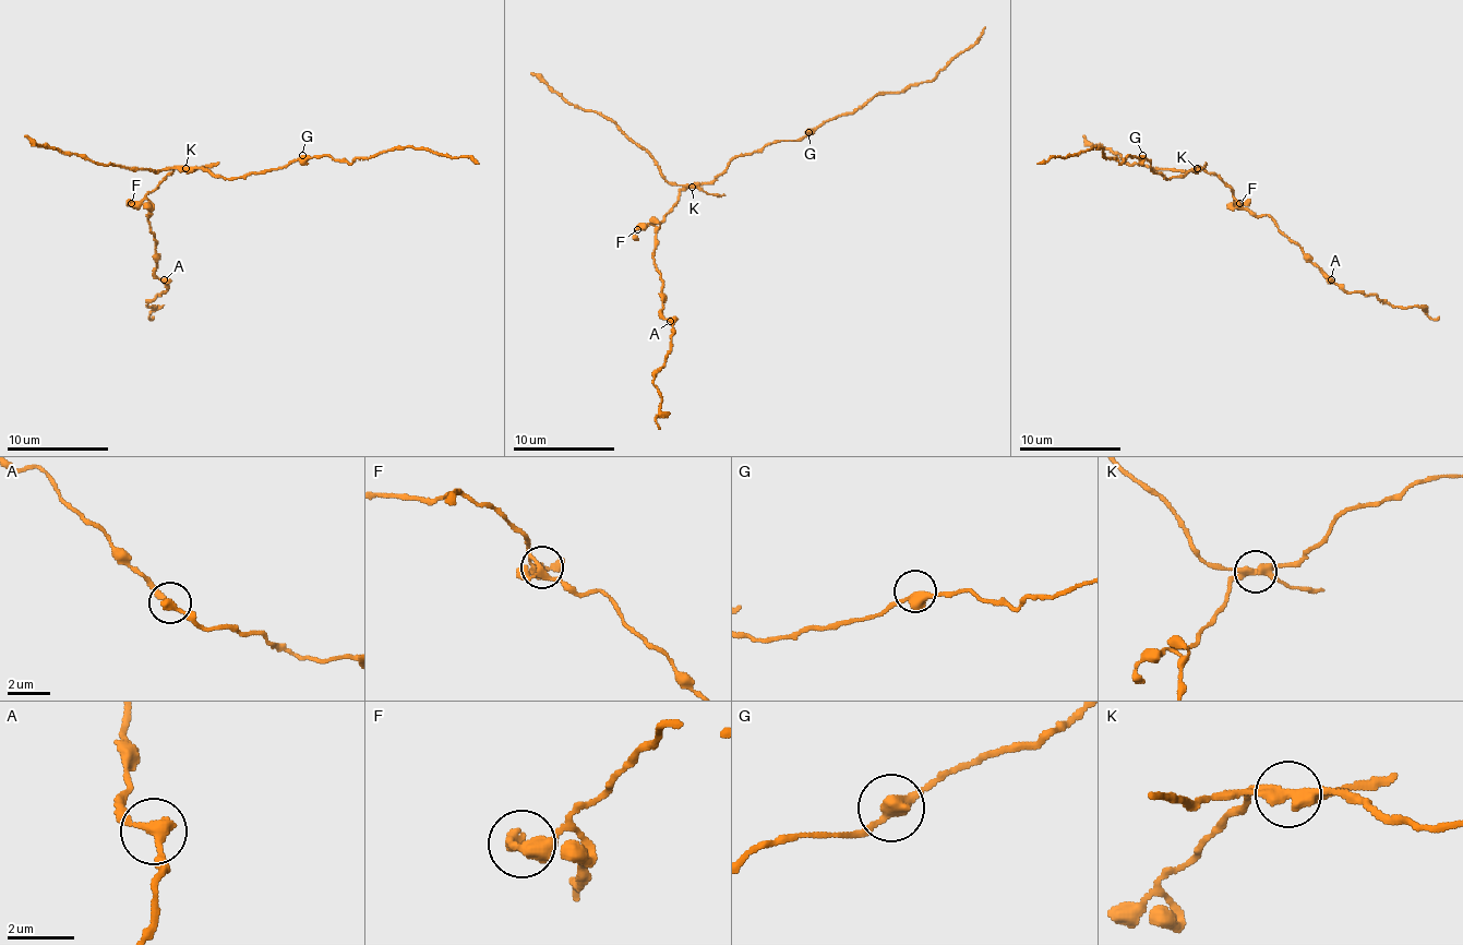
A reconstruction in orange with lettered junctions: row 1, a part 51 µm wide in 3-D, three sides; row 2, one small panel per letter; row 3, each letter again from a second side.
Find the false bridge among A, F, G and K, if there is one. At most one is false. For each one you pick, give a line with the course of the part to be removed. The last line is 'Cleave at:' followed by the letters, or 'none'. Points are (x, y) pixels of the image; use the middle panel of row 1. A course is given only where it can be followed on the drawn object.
K: foreign part runs (691, 186), (673, 186), (645, 150), (609, 119), (563, 102), (530, 73)
Cleave at: K

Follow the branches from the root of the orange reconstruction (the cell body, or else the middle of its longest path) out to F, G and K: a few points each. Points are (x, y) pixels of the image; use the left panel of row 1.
F: (200, 168), (177, 168), (131, 203)
G: (200, 168), (226, 178), (246, 178), (274, 168), (287, 168), (302, 155)
K: (200, 168), (184, 168)

